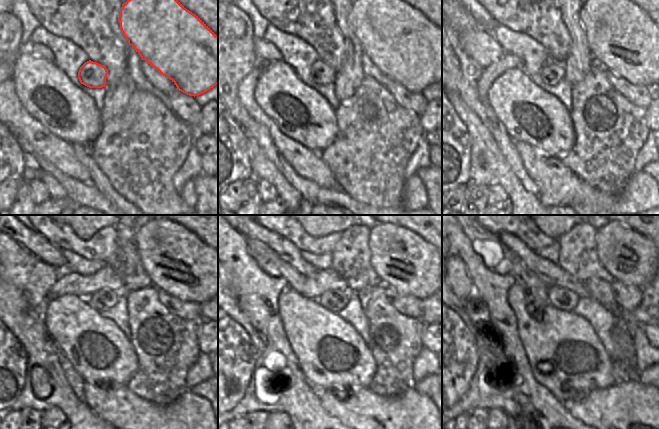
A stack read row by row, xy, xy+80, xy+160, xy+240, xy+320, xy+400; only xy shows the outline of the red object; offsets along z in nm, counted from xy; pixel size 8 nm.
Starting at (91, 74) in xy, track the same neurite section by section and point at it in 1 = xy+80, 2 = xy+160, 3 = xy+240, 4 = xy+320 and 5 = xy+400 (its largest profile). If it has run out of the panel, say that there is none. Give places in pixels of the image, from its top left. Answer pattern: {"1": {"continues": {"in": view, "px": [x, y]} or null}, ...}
{"1": {"continues": {"in": "xy+80", "px": [320, 73]}}, "2": {"continues": {"in": "xy+160", "px": [552, 72]}}, "3": {"continues": {"in": "xy+240", "px": [105, 298]}}, "4": {"continues": {"in": "xy+320", "px": [334, 300]}}, "5": {"continues": {"in": "xy+400", "px": [561, 298]}}}

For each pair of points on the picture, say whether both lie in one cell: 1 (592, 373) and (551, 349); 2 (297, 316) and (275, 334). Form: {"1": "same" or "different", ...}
{"1": "same", "2": "different"}

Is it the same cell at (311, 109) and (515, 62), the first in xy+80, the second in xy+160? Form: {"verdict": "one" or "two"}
{"verdict": "two"}

